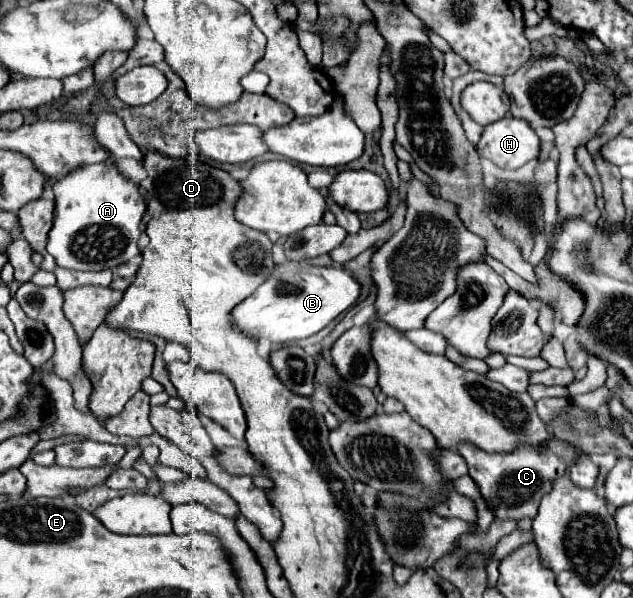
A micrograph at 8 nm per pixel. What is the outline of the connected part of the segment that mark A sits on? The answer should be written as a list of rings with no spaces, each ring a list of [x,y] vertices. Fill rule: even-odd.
[[[113,162],[81,166],[57,180],[53,186],[55,192],[55,222],[49,232],[47,252],[57,260],[59,266],[71,270],[105,270],[109,262],[109,270],[115,270],[119,264],[129,262],[139,254],[139,236],[141,236],[141,220],[147,210],[139,186],[123,176]]]

